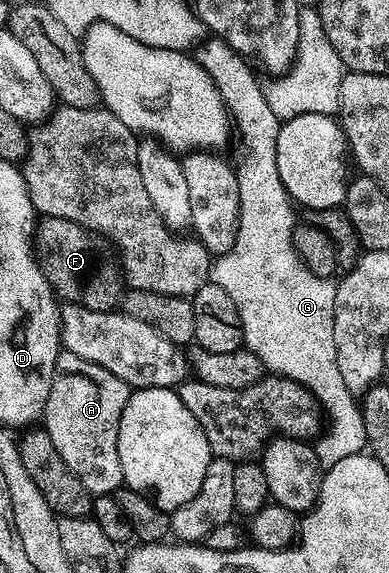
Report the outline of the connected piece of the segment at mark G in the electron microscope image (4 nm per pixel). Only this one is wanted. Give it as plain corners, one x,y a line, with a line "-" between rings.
217,35
202,40
195,49
195,60
212,75
245,143
245,158
236,166
239,231
235,247
212,262
211,281
223,287
231,303
235,303
245,336
244,348
259,355
266,370
291,377
316,394
327,414
328,424
329,421
333,424
315,441
317,461
328,467
339,463
339,459
362,452
367,445
358,400
347,391
347,383
343,383
343,375
339,375
333,330
337,287
330,278
320,277
309,270
295,251
295,205
284,187
276,163
276,141
283,121
271,111
271,107
267,107
262,82
257,82
248,63
236,52
238,50
229,41

